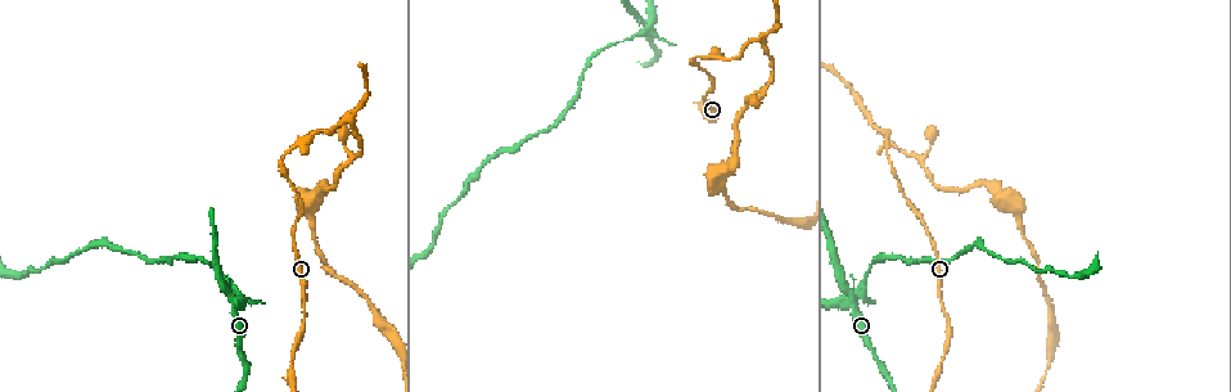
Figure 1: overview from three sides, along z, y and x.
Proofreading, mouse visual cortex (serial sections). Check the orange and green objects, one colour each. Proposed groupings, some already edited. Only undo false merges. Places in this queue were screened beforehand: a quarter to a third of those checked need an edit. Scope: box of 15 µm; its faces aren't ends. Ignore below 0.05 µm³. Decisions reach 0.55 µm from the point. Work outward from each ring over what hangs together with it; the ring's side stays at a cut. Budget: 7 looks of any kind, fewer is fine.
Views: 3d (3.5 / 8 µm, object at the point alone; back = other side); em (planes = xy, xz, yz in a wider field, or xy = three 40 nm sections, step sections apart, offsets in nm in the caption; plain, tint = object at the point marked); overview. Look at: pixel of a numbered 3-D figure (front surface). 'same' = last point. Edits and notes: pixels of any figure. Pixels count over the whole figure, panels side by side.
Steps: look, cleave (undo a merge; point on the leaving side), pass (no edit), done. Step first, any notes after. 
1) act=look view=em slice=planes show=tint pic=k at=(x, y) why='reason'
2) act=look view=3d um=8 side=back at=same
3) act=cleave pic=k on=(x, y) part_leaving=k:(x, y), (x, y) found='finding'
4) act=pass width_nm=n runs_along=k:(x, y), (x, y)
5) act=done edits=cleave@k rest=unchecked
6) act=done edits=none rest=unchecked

act=look view=3d um=3.5 pic=1 at=(851, 299) why='narrows sharply'

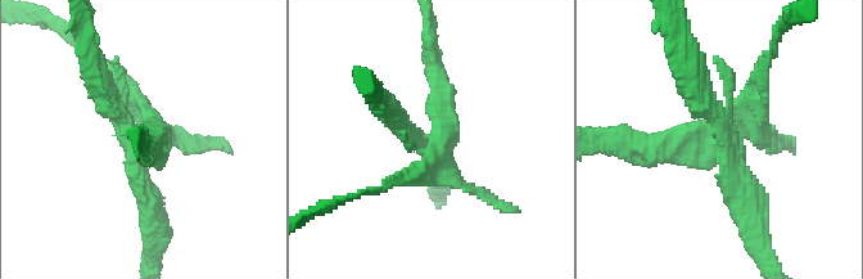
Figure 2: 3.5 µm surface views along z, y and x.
act=cleave pic=2 on=(673, 143) part_leaving=2:(433, 135), (441, 152), (382, 188) found='a second cell is stuck on'

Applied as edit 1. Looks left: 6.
act=look view=overview why='redraw'

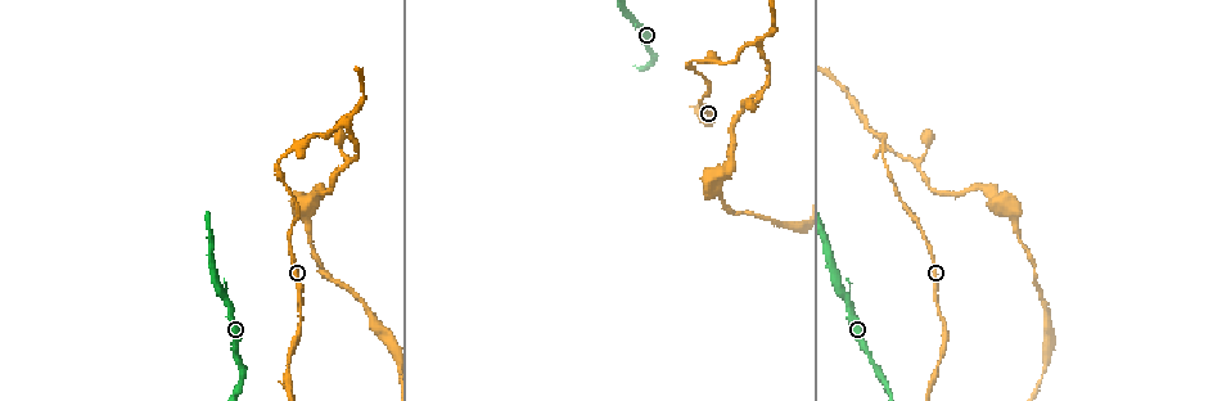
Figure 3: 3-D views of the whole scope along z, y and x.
act=look view=3d um=3.5 pic=3 at=(885, 158) why='thin neck'

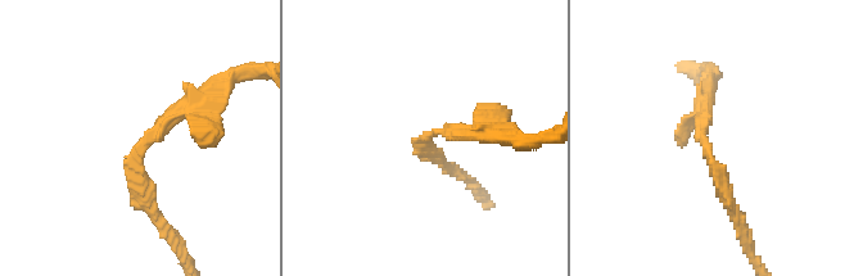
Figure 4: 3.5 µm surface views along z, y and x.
act=look view=em slice=planes show=plain pic=4 at=(702, 131) why='now the EM'

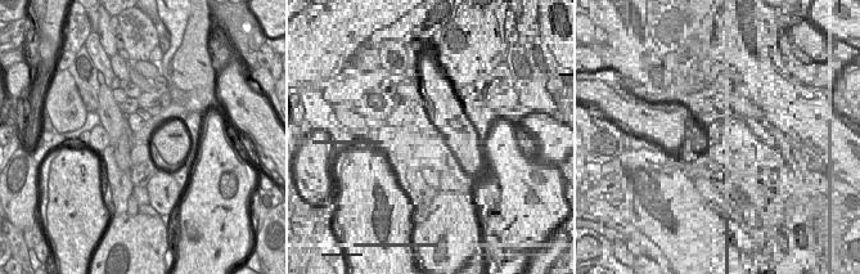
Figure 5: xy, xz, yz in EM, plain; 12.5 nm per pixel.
act=look view=em slice=planes show=tint at=same

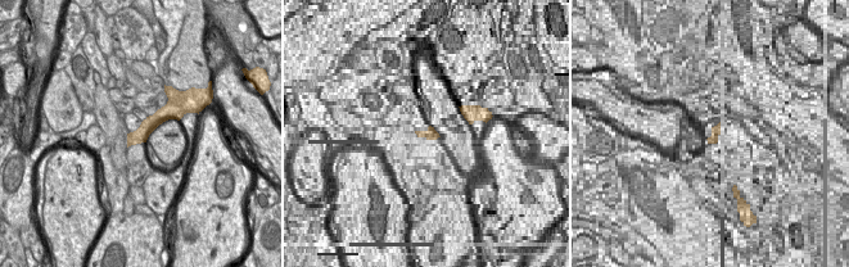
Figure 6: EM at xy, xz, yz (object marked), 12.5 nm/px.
act=pass runs_along=4:(149, 204), (141, 149), (229, 77) found='all the same cell'

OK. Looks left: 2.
act=done edits=cleave@2 rest=unchecked

